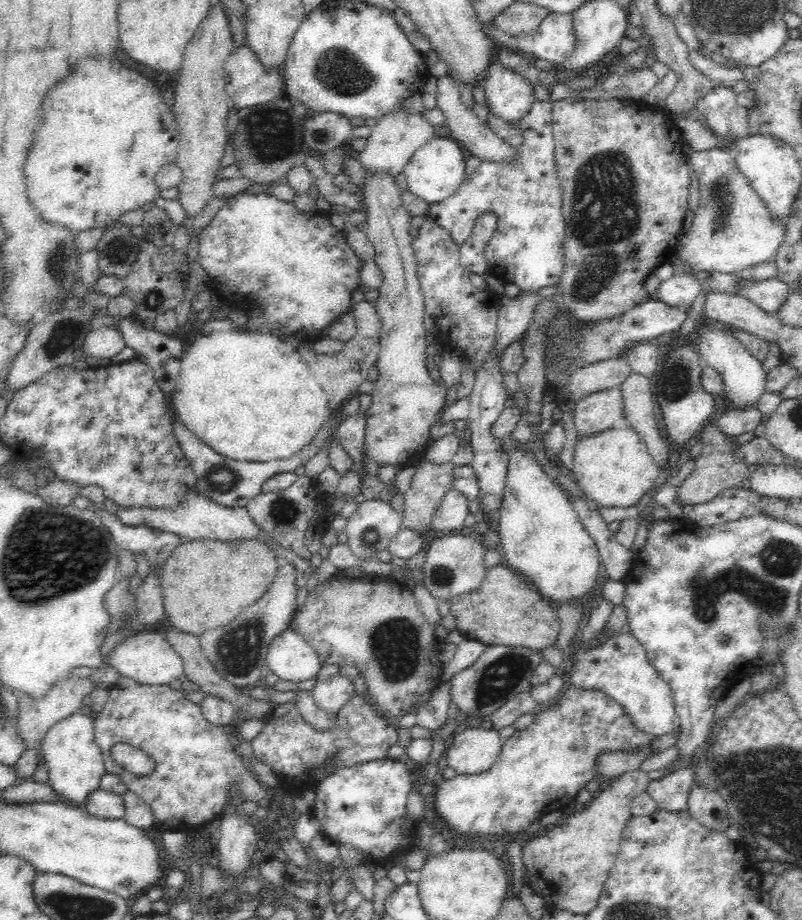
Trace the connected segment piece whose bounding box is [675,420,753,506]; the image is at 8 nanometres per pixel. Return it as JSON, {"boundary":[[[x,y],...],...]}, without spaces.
{"boundary":[[[711,420],[698,434],[695,444],[694,472],[690,474],[676,492],[675,500],[679,504],[697,505],[710,502],[719,492],[728,488],[750,488],[752,467],[737,460],[733,454],[739,446],[733,438],[724,435]]]}

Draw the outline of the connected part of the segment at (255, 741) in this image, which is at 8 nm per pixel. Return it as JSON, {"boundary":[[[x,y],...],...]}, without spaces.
{"boundary":[[[354,693],[346,706],[337,714],[337,725],[331,731],[318,731],[312,728],[294,703],[285,702],[273,706],[266,716],[264,728],[250,742],[254,755],[258,756],[264,764],[270,765],[278,776],[277,788],[292,794],[316,787],[325,775],[312,777],[312,772],[328,756],[334,754],[337,756],[330,772],[350,764],[378,760],[386,757],[388,748],[397,743],[397,734],[396,726],[384,716],[378,716],[366,696],[362,697]]]}

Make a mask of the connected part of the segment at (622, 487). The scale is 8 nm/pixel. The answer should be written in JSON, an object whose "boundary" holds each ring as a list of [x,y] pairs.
{"boundary":[[[627,425],[613,427],[596,435],[578,437],[573,457],[574,468],[569,477],[574,487],[581,490],[586,499],[595,500],[600,506],[628,508],[636,504],[653,488],[659,474],[663,472],[652,459],[642,437]]]}

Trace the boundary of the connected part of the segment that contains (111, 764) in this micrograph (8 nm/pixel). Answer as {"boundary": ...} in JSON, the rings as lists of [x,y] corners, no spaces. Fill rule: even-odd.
{"boundary":[[[120,677],[120,680],[108,689],[108,700],[94,718],[94,732],[96,744],[99,744],[103,754],[106,770],[120,777],[128,791],[137,794],[154,813],[155,827],[160,831],[191,832],[202,824],[216,822],[222,808],[228,804],[228,792],[235,786],[243,800],[267,803],[272,790],[263,784],[244,763],[244,757],[238,755],[228,743],[228,736],[224,725],[213,725],[202,715],[200,707],[184,697],[182,690],[172,690],[164,685],[142,685],[134,680]],[[116,742],[125,742],[144,750],[155,760],[154,773],[146,777],[136,777],[128,770],[117,765],[110,757],[110,748]]]}

